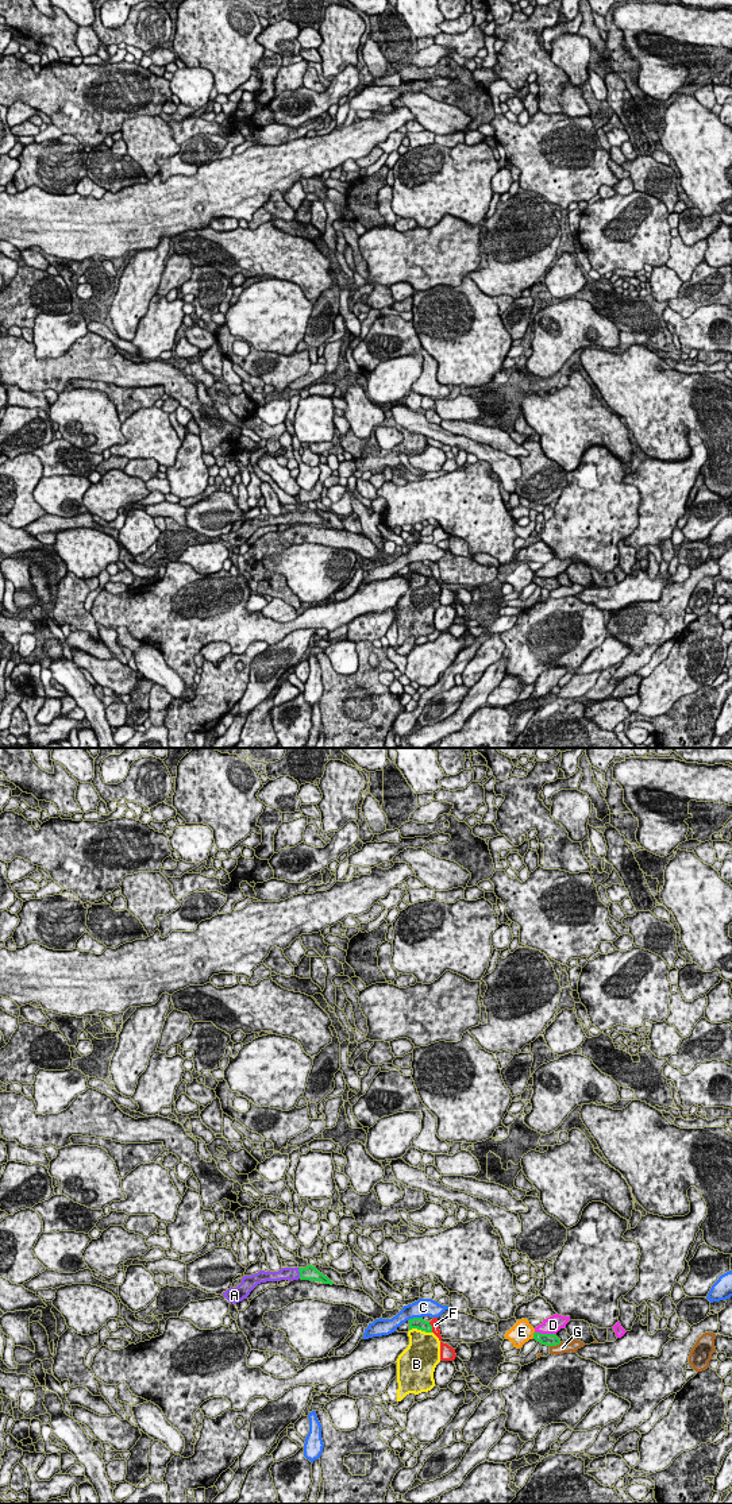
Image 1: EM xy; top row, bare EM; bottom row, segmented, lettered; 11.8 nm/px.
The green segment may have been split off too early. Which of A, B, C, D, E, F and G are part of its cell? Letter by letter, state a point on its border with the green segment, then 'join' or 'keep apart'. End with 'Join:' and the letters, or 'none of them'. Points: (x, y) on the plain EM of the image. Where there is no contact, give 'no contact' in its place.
A: contact xy (300, 517); join
B: contact xy (420, 573); keep apart
C: contact xy (415, 562); keep apart
D: contact xy (544, 578); keep apart
E: contact xy (534, 578); keep apart
F: contact xy (431, 571); keep apart
G: contact xy (555, 589); keep apart
Join: A

